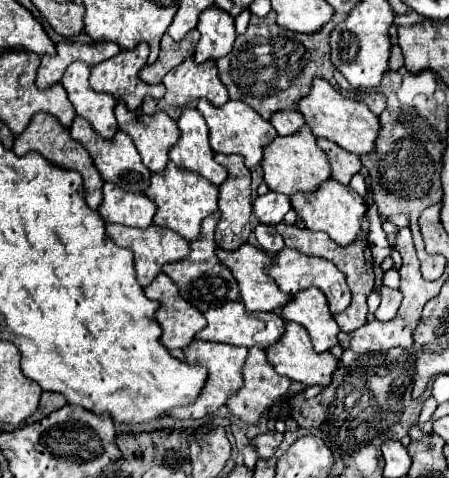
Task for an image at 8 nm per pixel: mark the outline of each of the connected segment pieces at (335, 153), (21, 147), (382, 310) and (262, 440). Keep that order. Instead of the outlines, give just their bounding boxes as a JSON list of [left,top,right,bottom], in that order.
[[317,138,361,184],[13,112,103,210],[375,286,401,322],[253,432,283,454]]

